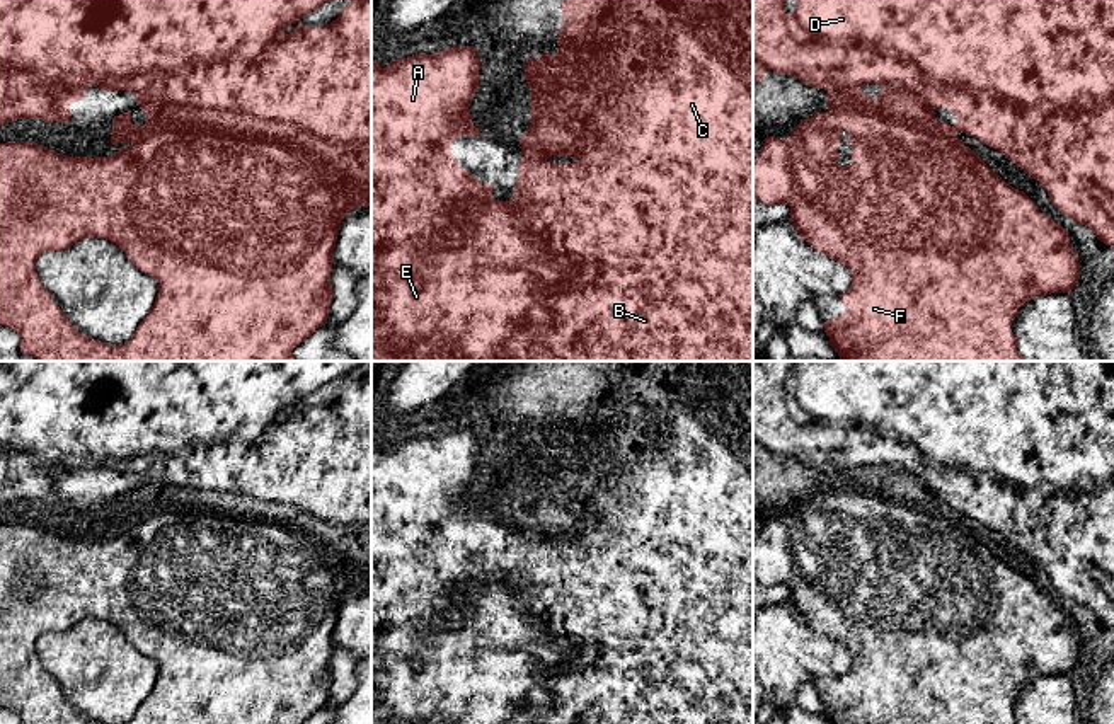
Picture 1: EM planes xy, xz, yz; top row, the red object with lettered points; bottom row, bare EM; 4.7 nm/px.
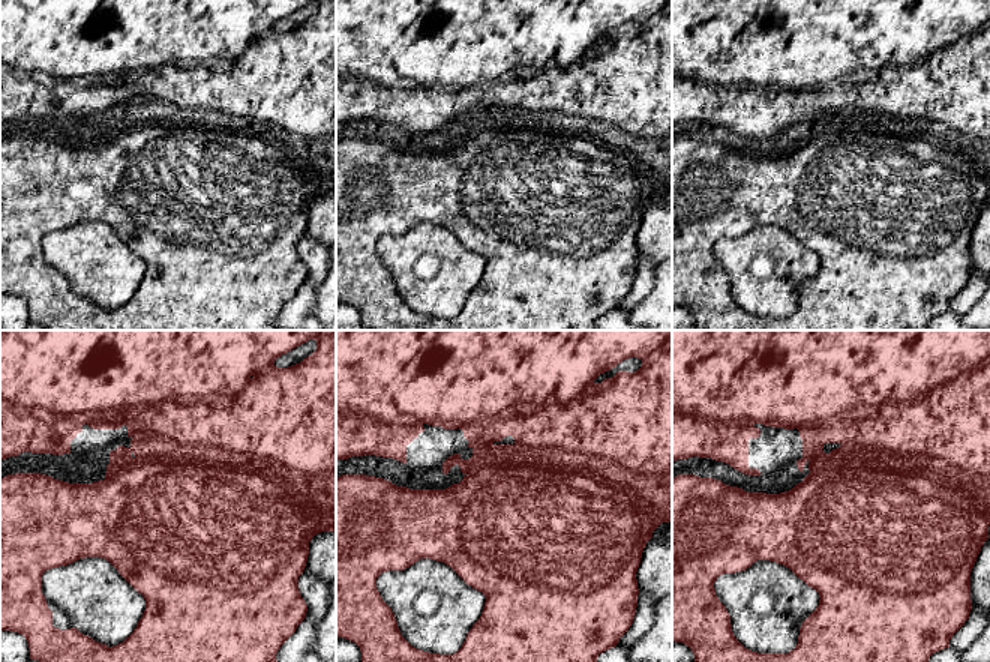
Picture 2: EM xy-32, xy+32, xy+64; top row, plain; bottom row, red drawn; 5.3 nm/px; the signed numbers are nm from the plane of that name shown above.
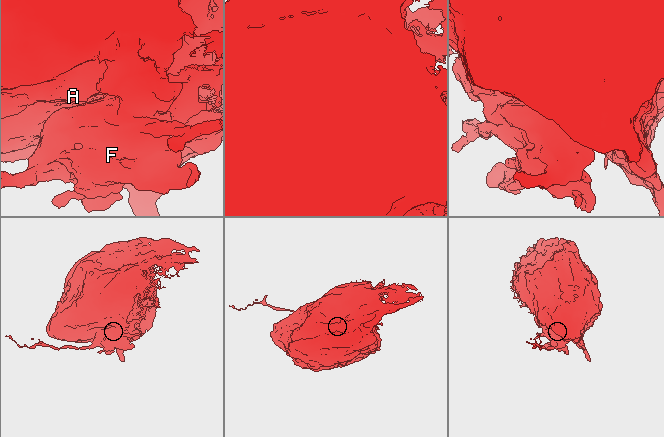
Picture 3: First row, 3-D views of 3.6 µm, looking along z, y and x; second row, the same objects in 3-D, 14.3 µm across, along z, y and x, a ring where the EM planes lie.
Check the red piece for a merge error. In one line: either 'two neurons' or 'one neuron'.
two neurons

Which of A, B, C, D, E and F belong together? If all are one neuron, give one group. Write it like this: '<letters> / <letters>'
A B C D E / F

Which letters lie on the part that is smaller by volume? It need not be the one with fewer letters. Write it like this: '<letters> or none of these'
F

